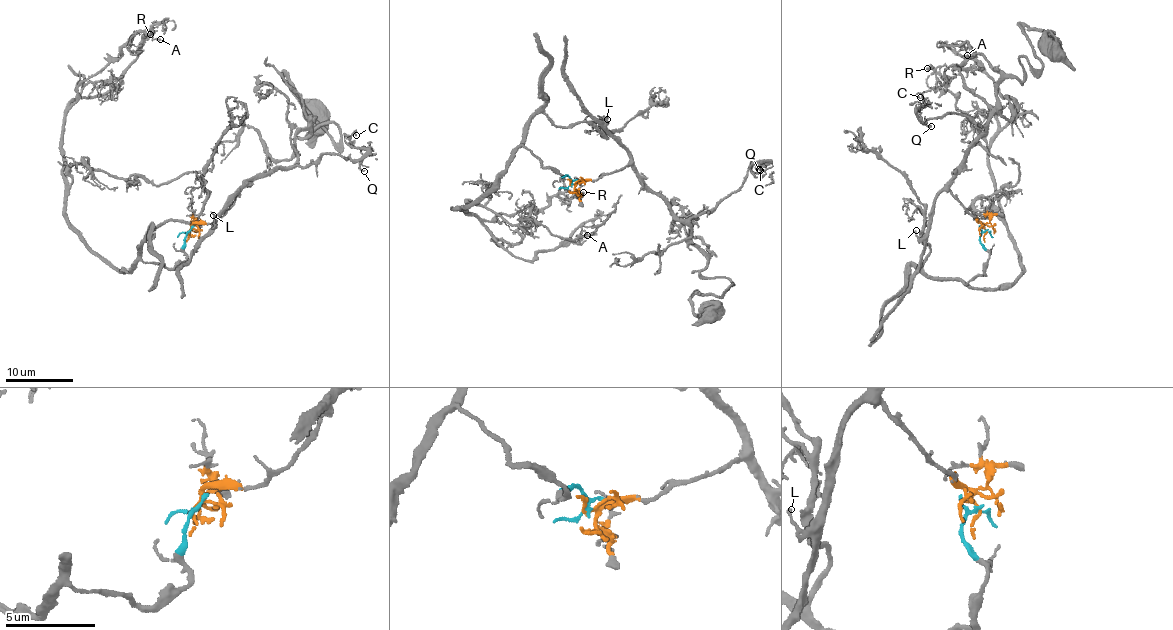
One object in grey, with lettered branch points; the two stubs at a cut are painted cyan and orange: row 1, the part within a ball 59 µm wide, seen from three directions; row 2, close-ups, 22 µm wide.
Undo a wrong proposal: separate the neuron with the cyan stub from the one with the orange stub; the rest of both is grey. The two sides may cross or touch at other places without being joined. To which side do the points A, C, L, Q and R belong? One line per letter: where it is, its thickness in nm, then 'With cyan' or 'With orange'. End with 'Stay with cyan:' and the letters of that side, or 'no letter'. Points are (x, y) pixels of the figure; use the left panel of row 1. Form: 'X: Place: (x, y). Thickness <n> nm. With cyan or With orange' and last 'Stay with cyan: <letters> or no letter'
A: Place: (160, 39). Thickness 170 nm. With cyan
C: Place: (356, 135). Thickness 160 nm. With orange
L: Place: (213, 215). Thickness 150 nm. With orange
Q: Place: (364, 171). Thickness 160 nm. With orange
R: Place: (150, 34). Thickness 320 nm. With cyan
Stay with cyan: A, R

